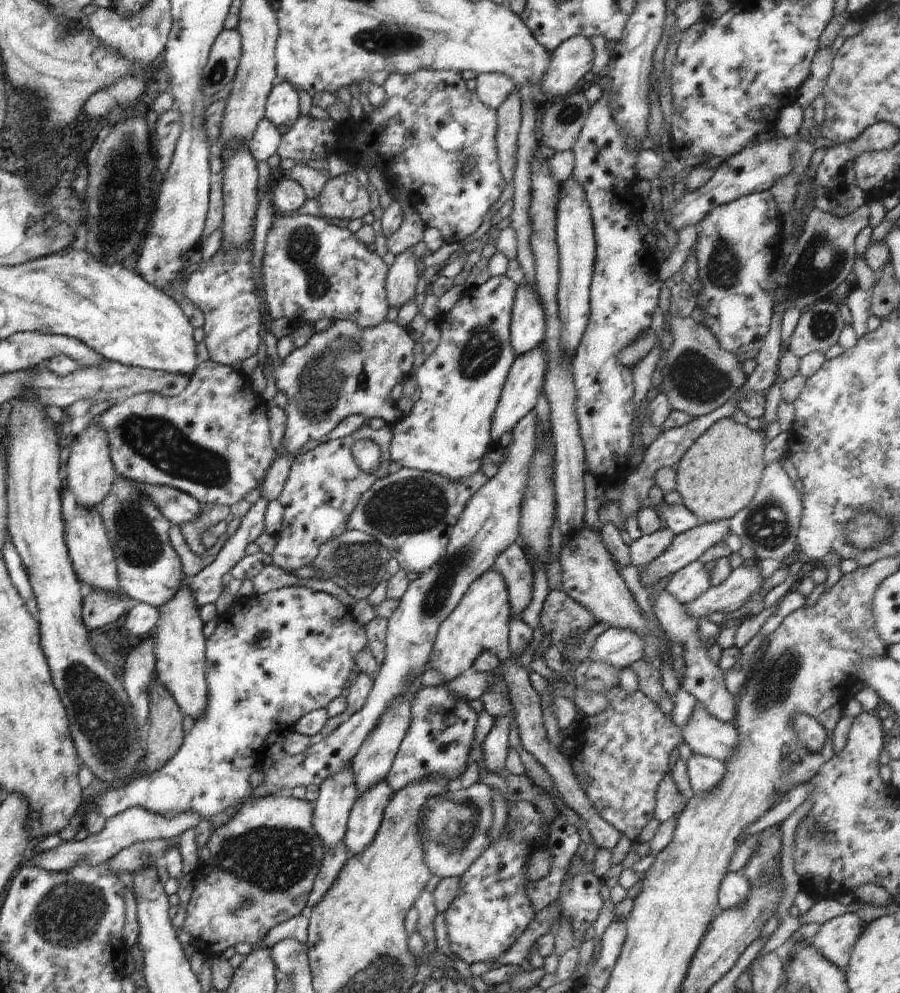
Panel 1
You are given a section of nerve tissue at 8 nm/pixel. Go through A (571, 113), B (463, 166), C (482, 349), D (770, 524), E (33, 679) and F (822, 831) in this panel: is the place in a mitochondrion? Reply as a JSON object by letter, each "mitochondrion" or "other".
{"A":"mitochondrion","B":"mitochondrion","C":"mitochondrion","D":"mitochondrion","E":"other","F":"other"}

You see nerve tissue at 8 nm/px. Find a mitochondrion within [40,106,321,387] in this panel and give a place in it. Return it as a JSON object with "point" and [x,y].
{"point":[120,206]}

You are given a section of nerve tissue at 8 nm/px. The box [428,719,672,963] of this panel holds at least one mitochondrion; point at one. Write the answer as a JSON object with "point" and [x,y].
{"point":[467,826]}

